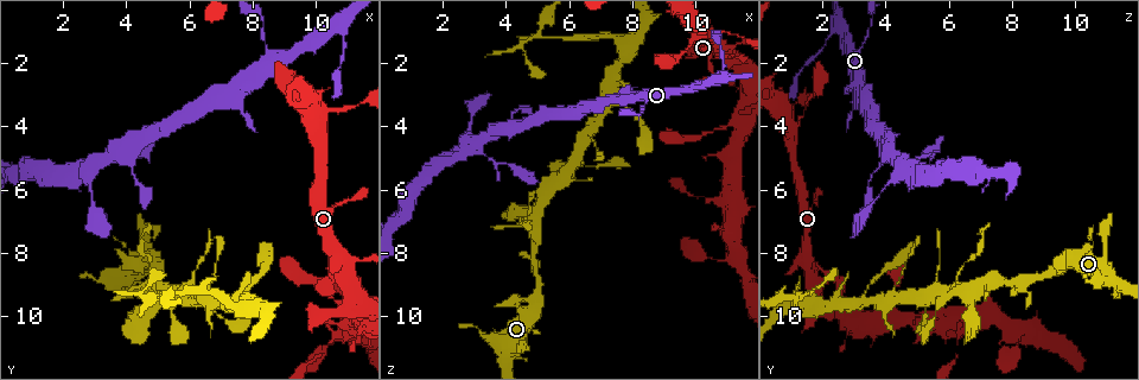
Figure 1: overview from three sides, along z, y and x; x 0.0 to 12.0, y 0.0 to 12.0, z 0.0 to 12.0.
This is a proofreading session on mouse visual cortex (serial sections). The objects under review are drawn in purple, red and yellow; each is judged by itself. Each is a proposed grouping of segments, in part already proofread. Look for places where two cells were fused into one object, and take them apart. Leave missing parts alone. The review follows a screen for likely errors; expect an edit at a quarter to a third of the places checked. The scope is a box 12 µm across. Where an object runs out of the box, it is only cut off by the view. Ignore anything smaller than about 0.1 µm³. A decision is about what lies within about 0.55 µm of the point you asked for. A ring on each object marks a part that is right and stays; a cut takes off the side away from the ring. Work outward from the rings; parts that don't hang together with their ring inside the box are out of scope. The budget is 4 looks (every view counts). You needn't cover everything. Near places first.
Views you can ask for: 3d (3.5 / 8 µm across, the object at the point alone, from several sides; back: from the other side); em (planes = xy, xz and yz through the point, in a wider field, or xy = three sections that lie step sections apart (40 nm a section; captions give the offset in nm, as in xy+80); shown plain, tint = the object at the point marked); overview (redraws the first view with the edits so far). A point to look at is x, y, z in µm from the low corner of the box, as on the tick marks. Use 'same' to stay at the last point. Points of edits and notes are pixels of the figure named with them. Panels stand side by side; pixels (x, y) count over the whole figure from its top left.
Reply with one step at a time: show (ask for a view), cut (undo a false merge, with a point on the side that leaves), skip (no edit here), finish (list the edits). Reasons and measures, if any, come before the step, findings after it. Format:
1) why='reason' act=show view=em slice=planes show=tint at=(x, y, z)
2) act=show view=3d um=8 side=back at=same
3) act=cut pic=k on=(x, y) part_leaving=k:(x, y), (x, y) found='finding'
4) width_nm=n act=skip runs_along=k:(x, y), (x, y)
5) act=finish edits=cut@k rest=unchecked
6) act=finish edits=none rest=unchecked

why='calibre changes' act=show view=3d um=3.5 at=(11.3, 8.2, 1.4)

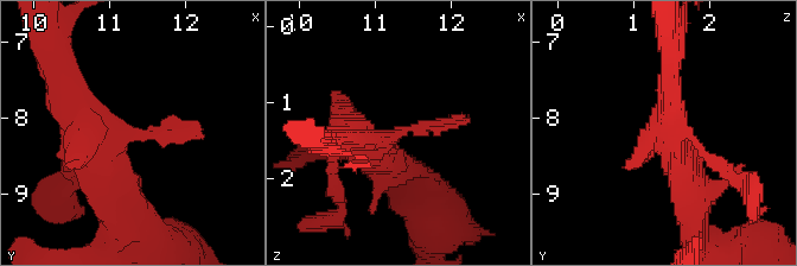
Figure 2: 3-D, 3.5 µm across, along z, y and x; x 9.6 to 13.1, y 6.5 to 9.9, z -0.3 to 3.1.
why='shape alone is not enough' act=show view=em slice=xy step=5 show=tint at=(11.35, 8.25, 1.35)

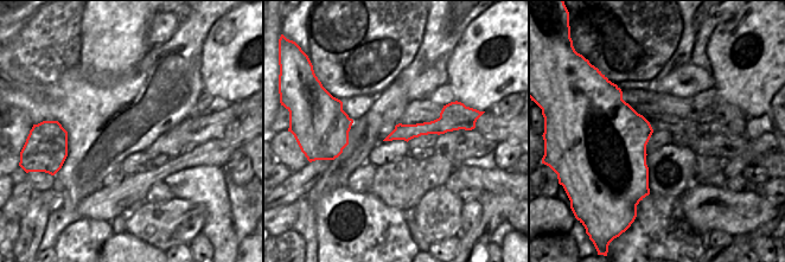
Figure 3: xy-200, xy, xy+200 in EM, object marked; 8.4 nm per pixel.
act=skip runs_along=2:(340, 140), (383, 140), (450, 119) found='one cell here'

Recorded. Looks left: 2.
why='abrupt turn' act=show view=3d um=8 at=(11.0, 9.9, 7.5)

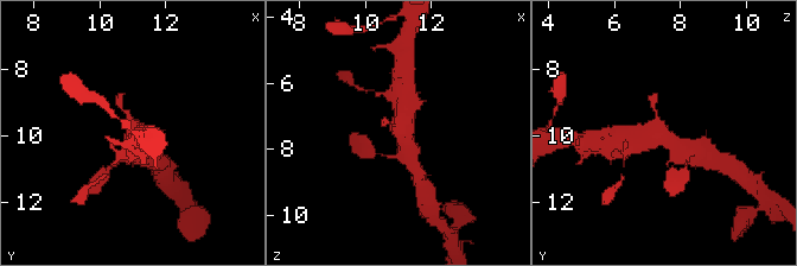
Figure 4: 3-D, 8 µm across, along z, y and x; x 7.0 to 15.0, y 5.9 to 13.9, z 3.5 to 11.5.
why='need the tissue' act=show view=em slice=xy step=5 show=tint at=(11.0, 9.9, 7.5)

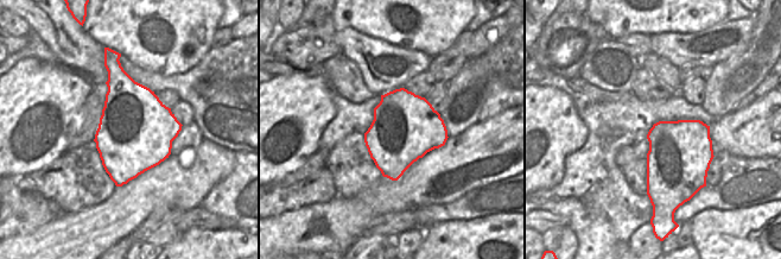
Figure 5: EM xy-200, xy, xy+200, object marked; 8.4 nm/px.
act=skip runs_along=4:(632, 138), (663, 134), (688, 151) found='continuous, no second cell'

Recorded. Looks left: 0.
act=finish edits=none rest=unchecked

